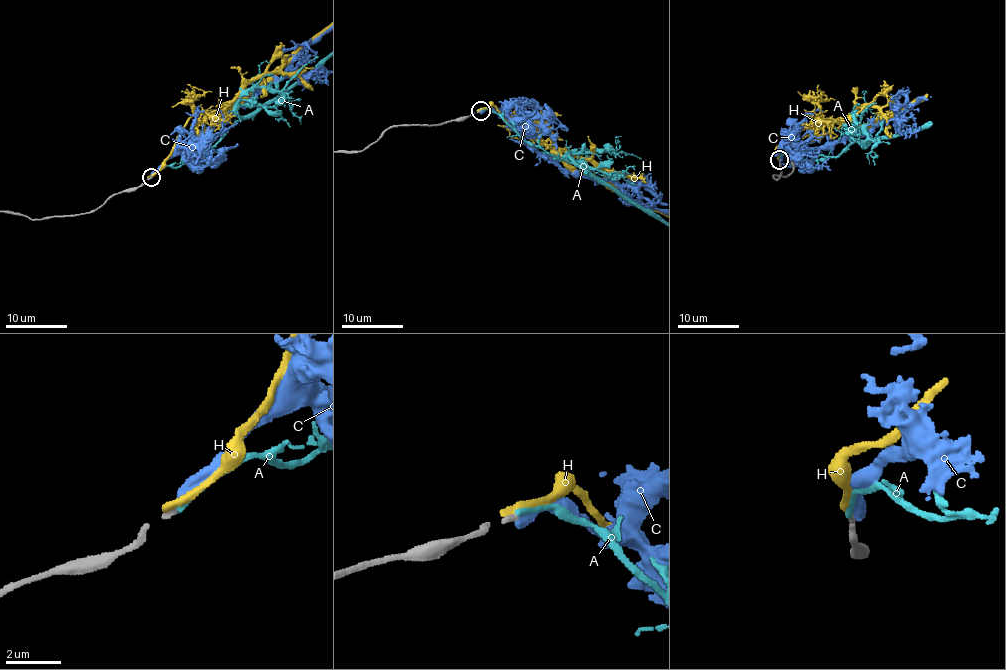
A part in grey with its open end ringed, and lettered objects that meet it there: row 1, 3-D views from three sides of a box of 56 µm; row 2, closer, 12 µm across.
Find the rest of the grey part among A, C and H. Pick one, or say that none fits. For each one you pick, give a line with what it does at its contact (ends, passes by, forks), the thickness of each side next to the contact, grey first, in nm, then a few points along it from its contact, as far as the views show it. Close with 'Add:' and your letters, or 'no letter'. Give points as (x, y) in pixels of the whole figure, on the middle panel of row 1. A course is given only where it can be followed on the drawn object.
A: It ends there. Thickness 190 nm (grey) against 240 nm
Add: A

